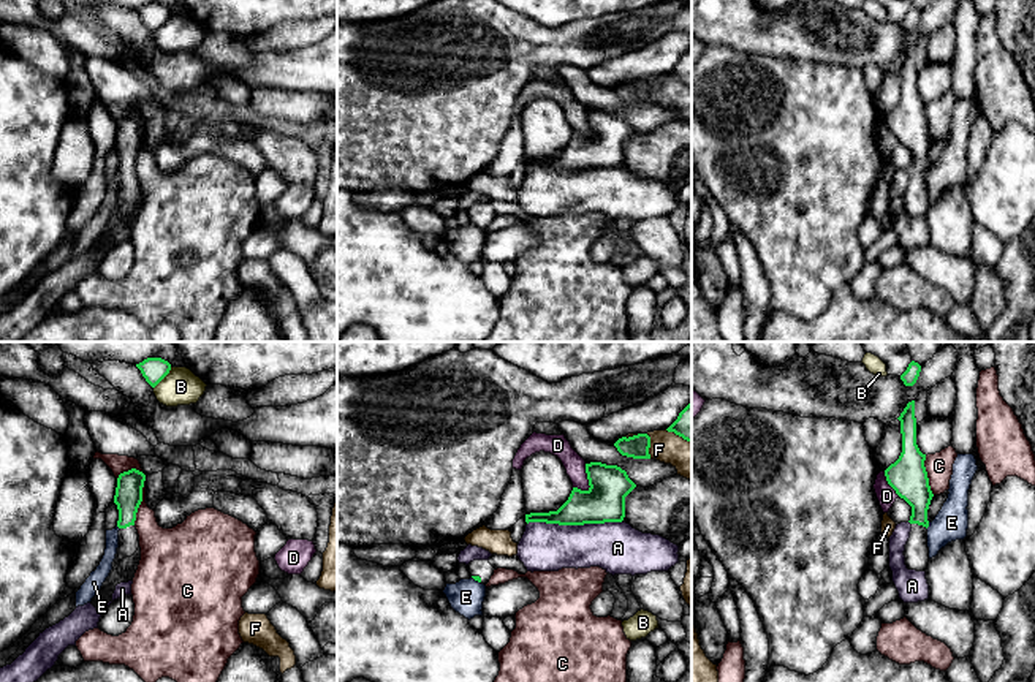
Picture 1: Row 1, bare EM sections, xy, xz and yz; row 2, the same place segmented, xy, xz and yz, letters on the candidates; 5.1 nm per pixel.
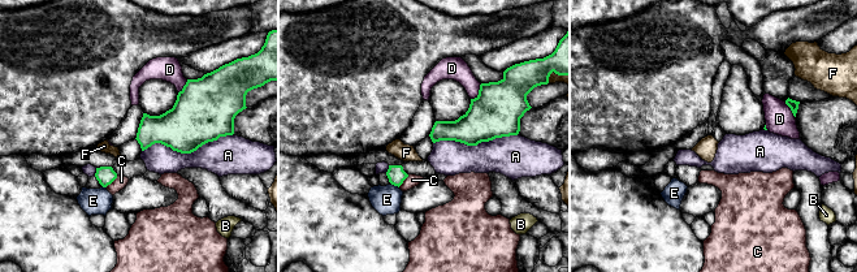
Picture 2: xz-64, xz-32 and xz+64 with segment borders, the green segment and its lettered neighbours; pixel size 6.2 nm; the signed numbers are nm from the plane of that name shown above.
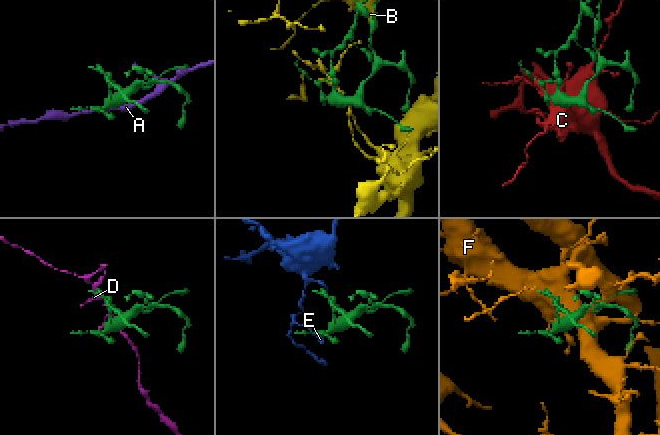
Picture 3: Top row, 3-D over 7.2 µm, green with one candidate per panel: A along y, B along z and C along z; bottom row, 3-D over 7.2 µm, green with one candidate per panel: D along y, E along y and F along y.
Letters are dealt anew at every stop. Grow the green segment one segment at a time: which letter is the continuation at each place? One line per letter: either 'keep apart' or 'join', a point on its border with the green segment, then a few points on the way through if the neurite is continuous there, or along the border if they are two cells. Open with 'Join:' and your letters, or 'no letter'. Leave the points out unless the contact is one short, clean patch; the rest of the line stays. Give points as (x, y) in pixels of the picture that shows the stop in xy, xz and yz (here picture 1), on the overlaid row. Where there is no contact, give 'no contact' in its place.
Join: no letter
A: keep apart; contact xz (575, 524)
B: keep apart; contact xy (163, 377)
C: keep apart; contact xy (141, 500); border xy (144, 480), (141, 503), (133, 524)
D: keep apart; contact xz (587, 478)
E: keep apart; contact yz (928, 526); border yz (929, 522), (926, 527)
F: keep apart; contact xz (649, 447)

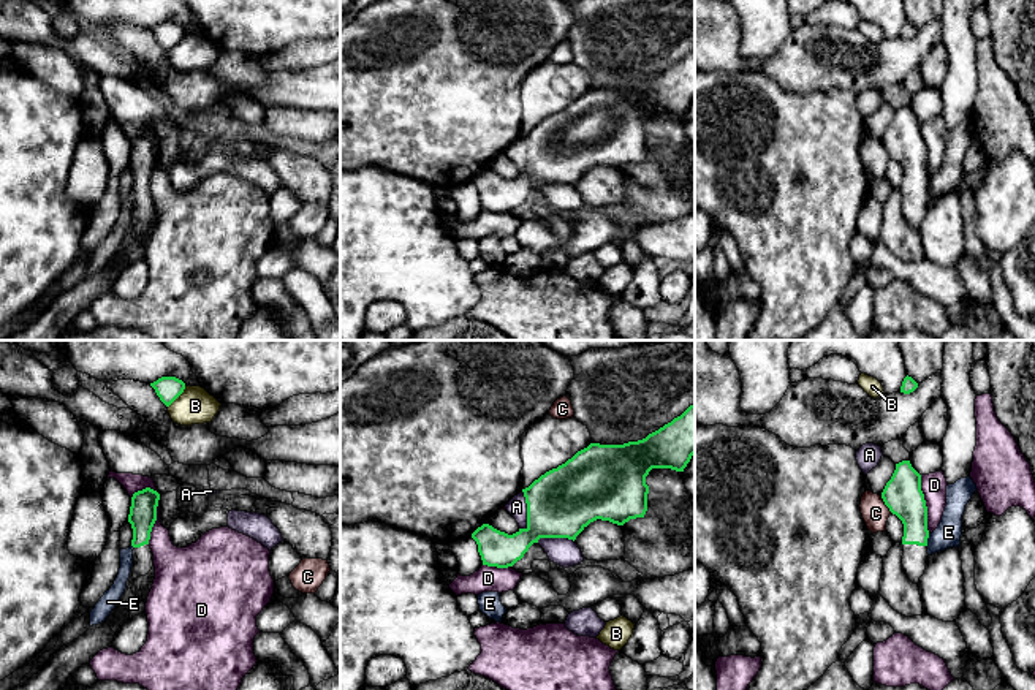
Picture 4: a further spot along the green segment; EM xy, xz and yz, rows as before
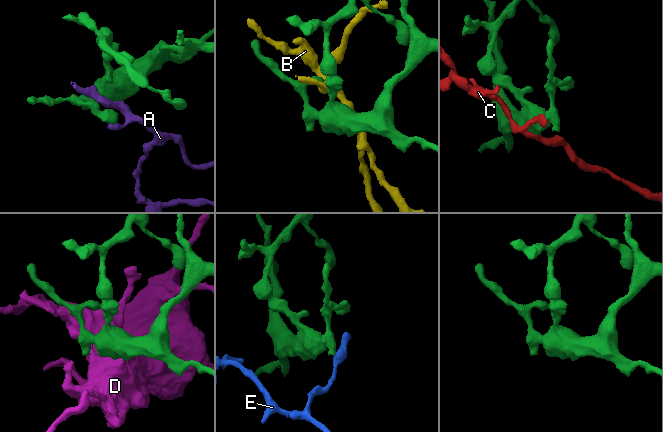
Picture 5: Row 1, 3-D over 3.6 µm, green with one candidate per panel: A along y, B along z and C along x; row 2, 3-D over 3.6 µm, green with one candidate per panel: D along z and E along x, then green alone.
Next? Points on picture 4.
Join: no letter
A: keep apart; contact xz (527, 511)
B: keep apart; contact xy (178, 396)
C: keep apart; contact yz (885, 504)
D: keep apart; contact yz (925, 504); border yz (920, 475), (920, 489), (926, 507), (926, 529), (929, 532)
E: keep apart; contact yz (926, 540); border yz (929, 534), (926, 545)

